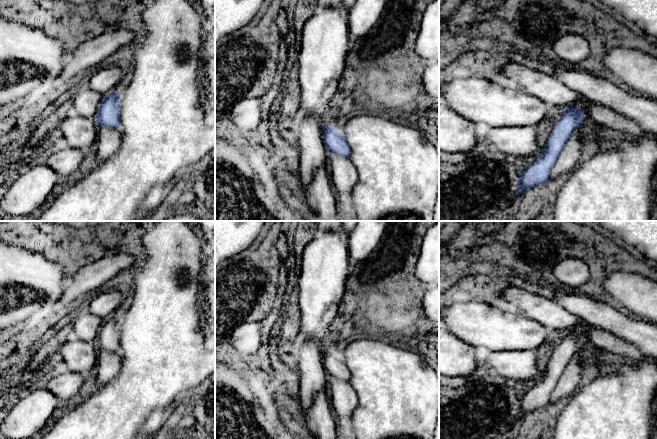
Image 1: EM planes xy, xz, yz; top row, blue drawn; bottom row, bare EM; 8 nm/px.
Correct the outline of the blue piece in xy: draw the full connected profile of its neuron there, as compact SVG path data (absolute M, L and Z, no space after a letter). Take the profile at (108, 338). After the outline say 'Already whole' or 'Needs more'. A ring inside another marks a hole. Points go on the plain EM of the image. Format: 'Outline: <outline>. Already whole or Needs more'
Outline: M114 315L104 320L98 333L97 362L92 378L92 388L112 381L119 373L122 367L122 358L120 354L120 329L119 317Z. Needs more

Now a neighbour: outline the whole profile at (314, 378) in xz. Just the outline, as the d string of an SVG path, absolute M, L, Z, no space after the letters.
M323 334L302 341L300 348L299 396L305 420L313 399L319 392L328 389L328 375L323 363L323 352L327 347L323 343L322 336Z

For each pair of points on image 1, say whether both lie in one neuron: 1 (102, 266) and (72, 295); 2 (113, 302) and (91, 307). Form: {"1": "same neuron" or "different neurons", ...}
{"1": "same neuron", "2": "same neuron"}

